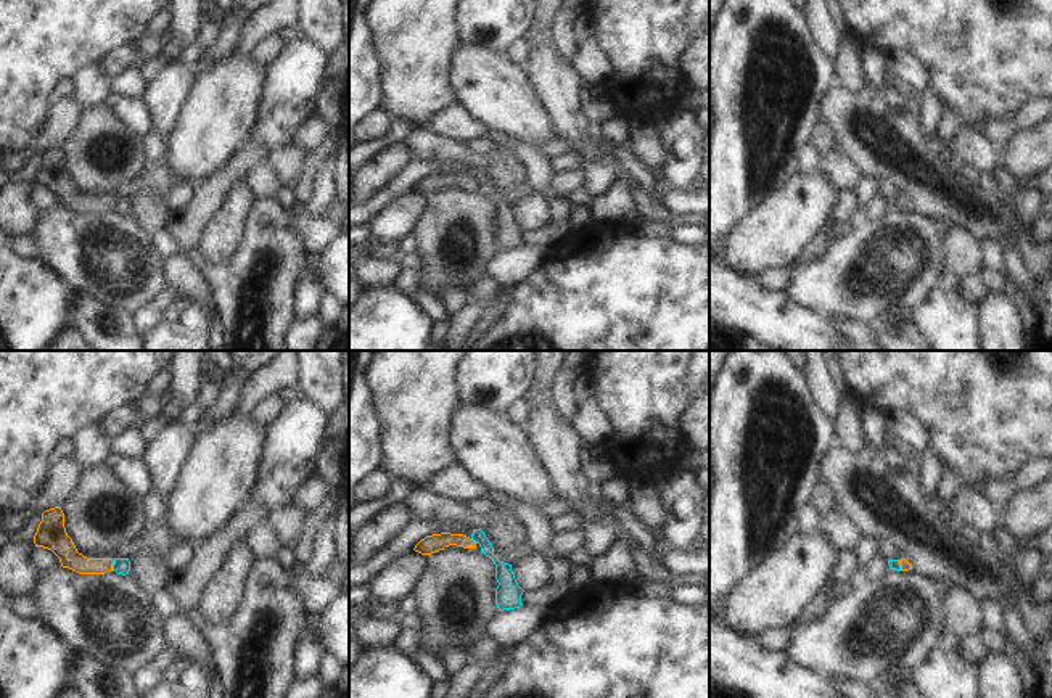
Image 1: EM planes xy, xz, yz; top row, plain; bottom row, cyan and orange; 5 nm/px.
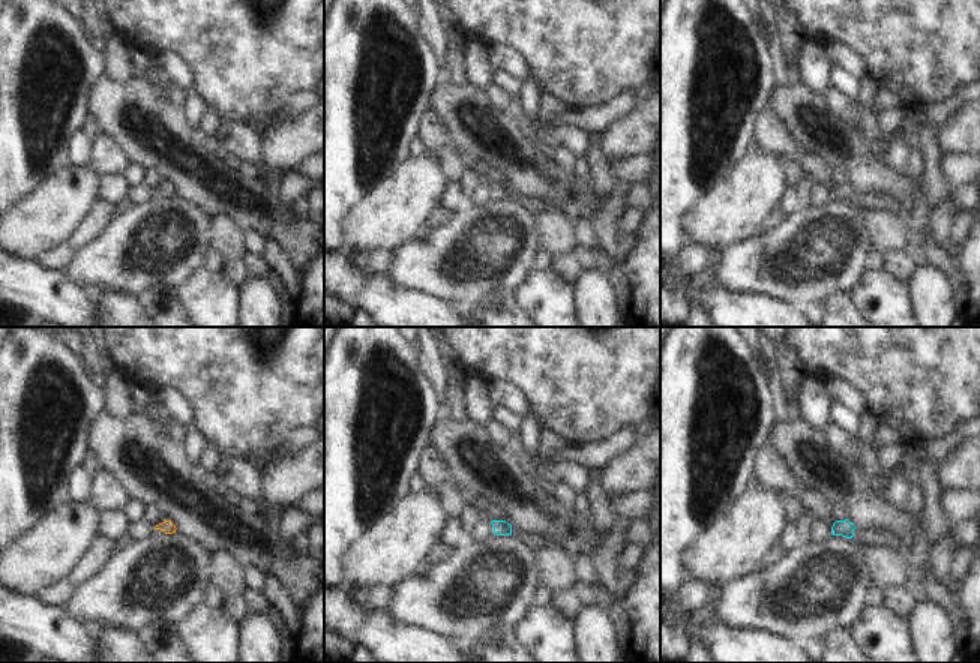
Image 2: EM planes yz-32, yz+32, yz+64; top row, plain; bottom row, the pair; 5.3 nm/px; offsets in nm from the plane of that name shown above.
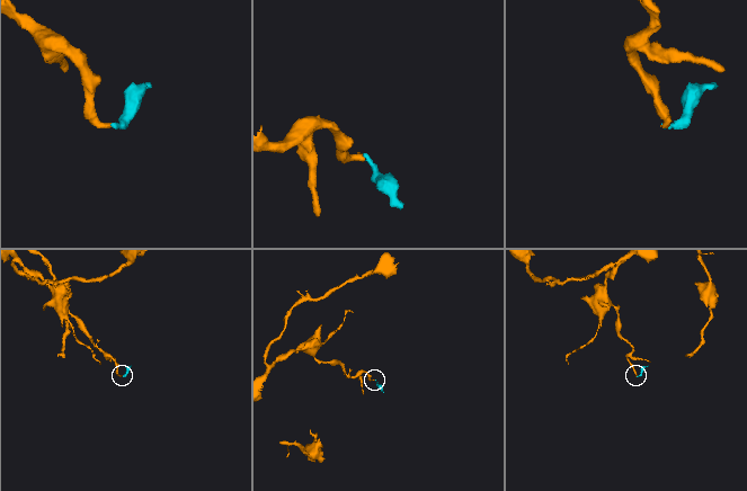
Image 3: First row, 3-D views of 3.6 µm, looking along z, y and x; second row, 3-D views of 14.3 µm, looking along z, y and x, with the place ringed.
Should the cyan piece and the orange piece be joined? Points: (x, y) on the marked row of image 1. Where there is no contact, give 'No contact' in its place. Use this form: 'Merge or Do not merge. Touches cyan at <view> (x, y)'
Do not merge. Touches cyan at xy (113, 565).

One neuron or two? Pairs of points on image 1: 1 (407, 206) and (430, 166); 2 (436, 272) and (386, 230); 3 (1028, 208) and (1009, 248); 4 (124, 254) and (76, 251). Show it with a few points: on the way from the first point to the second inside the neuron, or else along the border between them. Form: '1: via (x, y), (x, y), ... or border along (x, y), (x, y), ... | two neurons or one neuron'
1: border along (412, 188), (396, 197), (380, 211) | two neurons
2: border along (425, 195), (425, 213), (410, 230) | two neurons
3: via (1025, 217), (1012, 238) | one neuron
4: via (113, 254), (95, 254), (87, 250) | one neuron

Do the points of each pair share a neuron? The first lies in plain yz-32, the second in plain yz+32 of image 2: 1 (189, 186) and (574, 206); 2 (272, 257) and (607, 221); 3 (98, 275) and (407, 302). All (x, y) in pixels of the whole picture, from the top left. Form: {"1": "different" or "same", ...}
{"1": "same", "2": "same", "3": "different"}

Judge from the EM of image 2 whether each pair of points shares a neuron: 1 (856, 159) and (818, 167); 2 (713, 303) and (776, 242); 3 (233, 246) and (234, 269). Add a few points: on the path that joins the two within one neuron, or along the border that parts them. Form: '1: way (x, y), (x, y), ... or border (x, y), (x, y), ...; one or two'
1: border (799, 146), (817, 152), (835, 170); two
2: border (712, 279), (730, 293), (760, 296); two
3: border (240, 258), (225, 261); two

